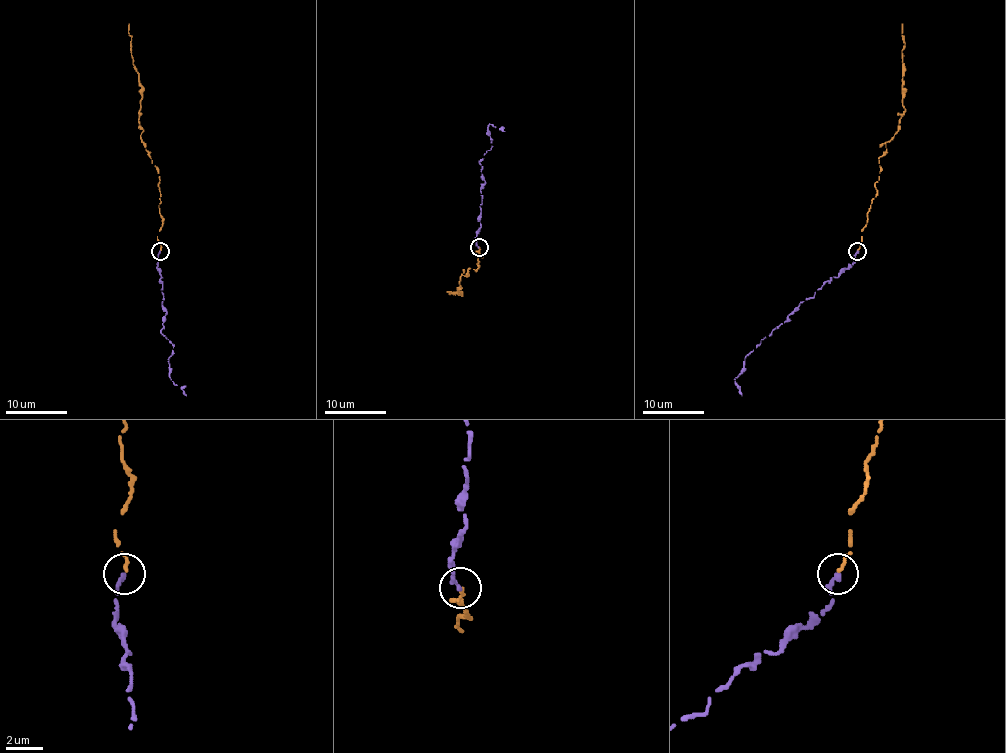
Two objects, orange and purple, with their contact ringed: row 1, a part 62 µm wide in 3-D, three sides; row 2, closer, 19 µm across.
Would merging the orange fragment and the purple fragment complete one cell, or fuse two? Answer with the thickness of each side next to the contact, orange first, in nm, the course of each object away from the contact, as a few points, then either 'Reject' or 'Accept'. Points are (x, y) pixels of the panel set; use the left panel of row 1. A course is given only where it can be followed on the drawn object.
Thickness 200 nm (orange) against 240 nm. Course of orange: (160, 250), (157, 238), (162, 223), (159, 171), (142, 142), (139, 119), (142, 86), (133, 64), (128, 23). Course of purple: (160, 250), (157, 270), (167, 311), (160, 333), (173, 345), (171, 380), (186, 395). Accept

